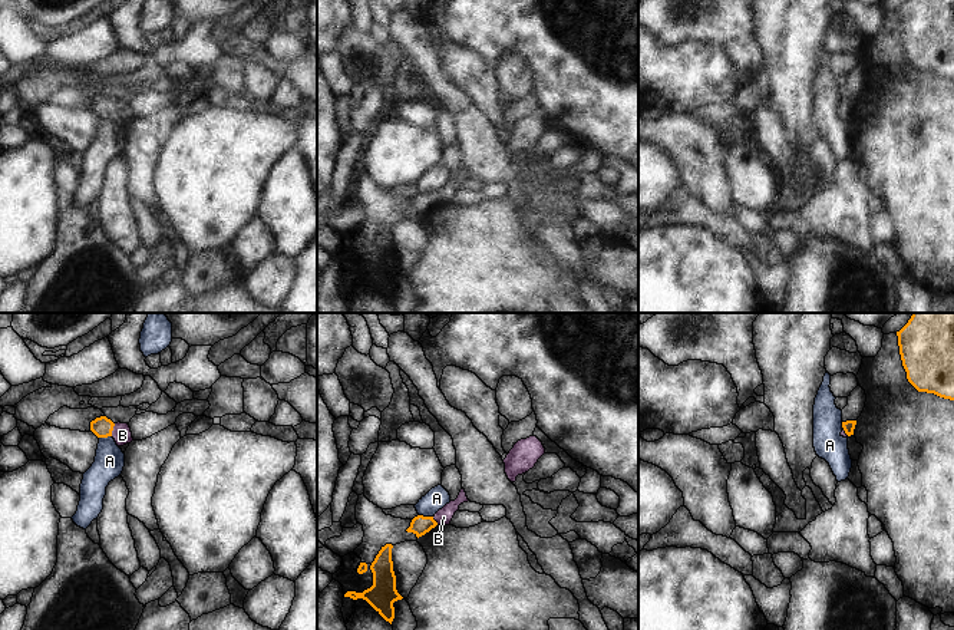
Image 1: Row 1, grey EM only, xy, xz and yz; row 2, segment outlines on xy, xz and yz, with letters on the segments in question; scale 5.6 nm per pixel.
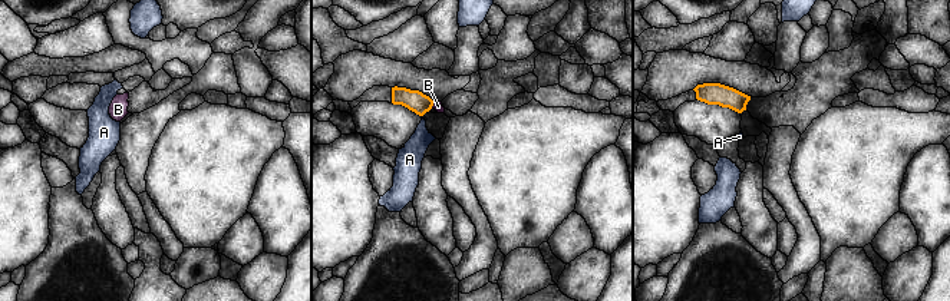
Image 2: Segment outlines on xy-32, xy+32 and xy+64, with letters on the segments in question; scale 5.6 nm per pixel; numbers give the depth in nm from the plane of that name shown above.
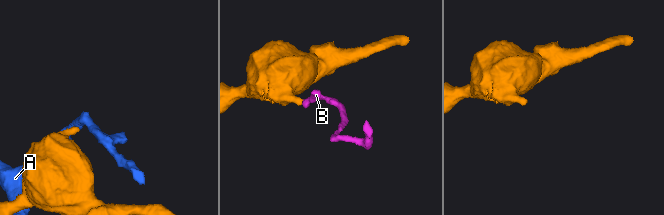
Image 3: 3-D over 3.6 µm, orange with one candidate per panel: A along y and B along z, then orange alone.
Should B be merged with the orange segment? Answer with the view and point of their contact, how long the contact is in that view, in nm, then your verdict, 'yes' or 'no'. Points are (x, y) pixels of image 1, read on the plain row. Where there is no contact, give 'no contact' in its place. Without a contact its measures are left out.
contact xy (112, 108); length 80 nm; yes

